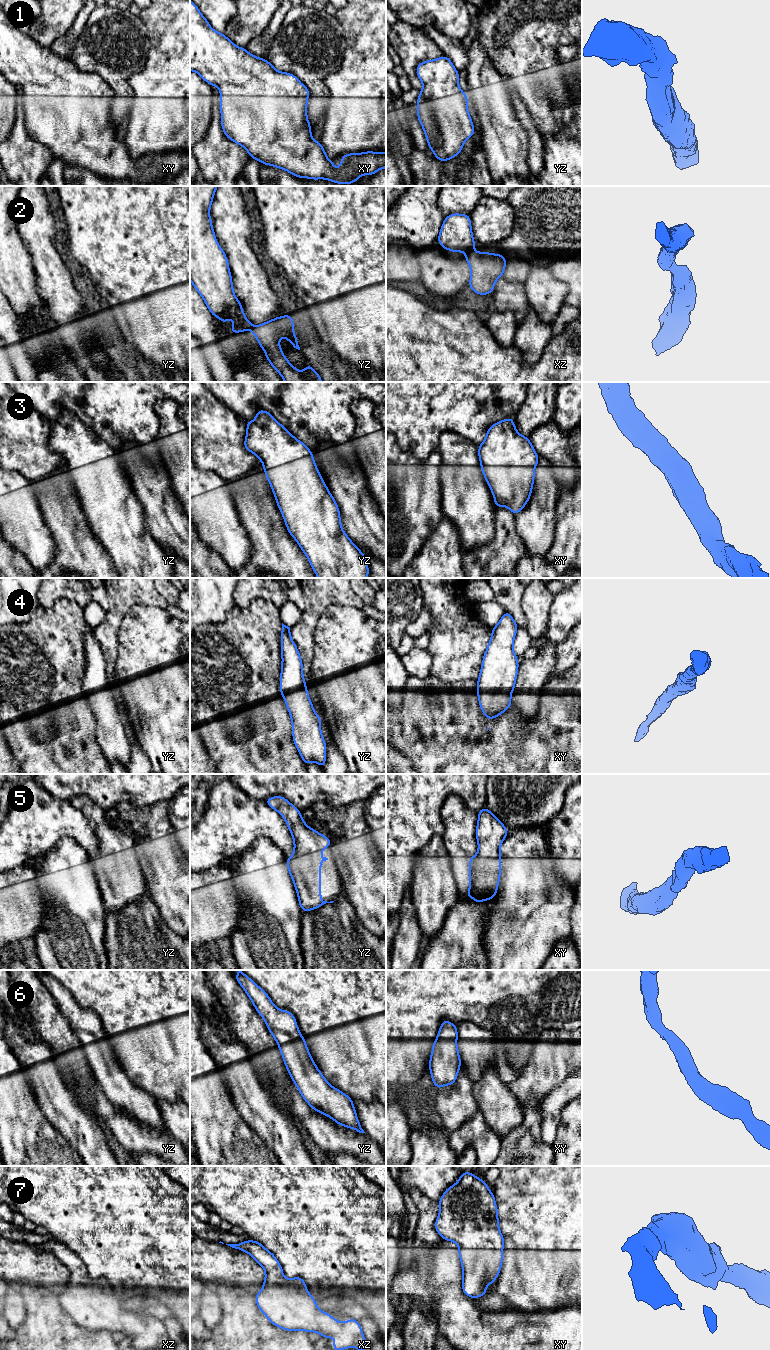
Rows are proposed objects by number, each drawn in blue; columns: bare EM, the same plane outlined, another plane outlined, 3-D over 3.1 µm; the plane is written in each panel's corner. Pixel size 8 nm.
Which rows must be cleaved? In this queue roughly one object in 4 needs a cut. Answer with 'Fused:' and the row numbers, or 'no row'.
Fused: 2

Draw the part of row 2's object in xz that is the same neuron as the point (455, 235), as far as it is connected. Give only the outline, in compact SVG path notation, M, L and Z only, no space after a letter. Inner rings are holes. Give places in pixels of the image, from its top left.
M453 213L445 217L437 241L443 249L468 253L476 245L470 215Z

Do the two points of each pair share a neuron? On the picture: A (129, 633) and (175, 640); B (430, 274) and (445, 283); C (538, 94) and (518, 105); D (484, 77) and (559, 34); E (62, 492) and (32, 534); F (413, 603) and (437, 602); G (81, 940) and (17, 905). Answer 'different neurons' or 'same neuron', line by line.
A: same neuron
B: same neuron
C: different neurons
D: different neurons
E: different neurons
F: different neurons
G: different neurons

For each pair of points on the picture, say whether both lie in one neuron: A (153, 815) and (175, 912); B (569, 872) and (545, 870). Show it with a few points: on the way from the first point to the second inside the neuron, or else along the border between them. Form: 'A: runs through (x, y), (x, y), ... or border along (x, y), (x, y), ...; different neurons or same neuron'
A: runs through (157, 839), (159, 854), (175, 883), (175, 888); same neuron
B: border along (551, 858), (557, 873), (571, 887); different neurons

